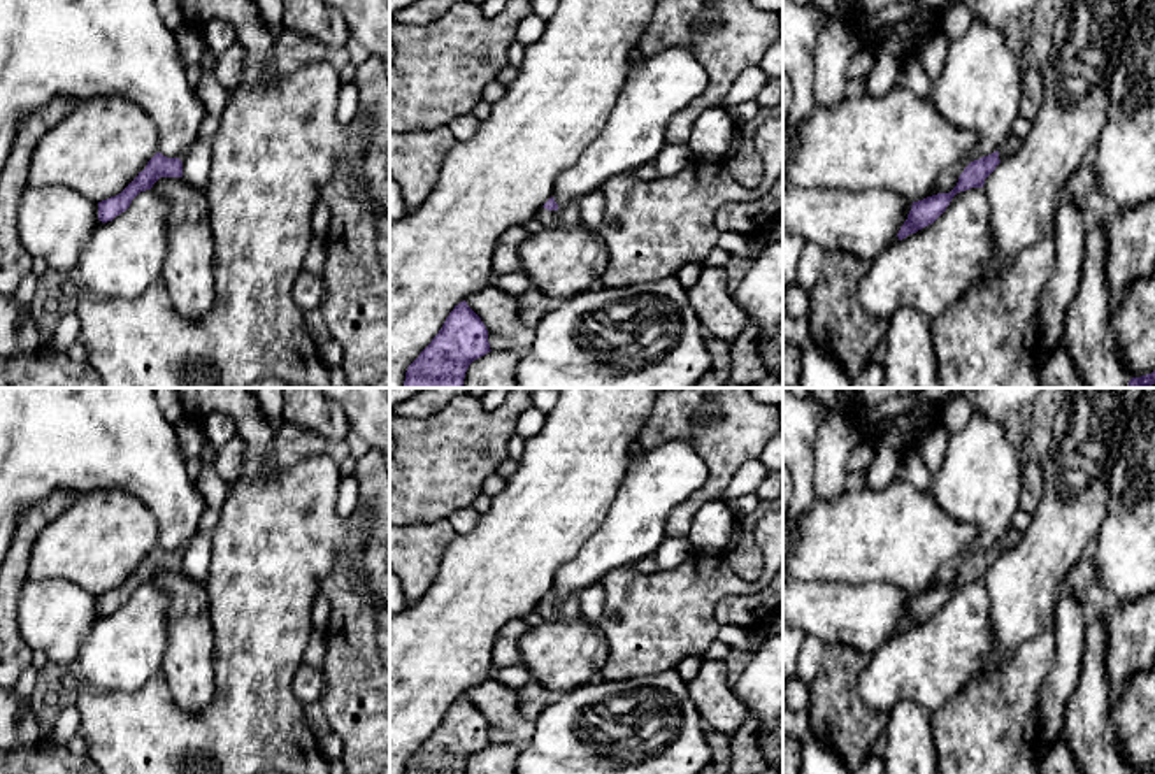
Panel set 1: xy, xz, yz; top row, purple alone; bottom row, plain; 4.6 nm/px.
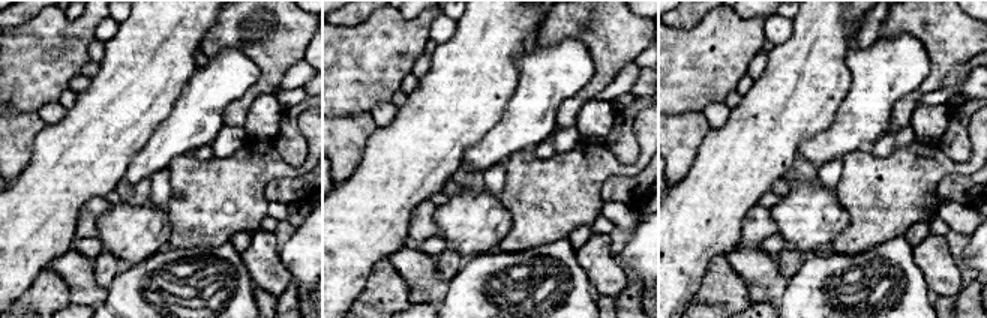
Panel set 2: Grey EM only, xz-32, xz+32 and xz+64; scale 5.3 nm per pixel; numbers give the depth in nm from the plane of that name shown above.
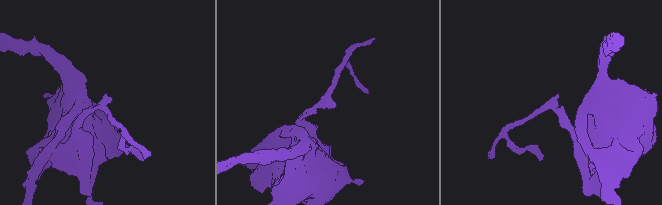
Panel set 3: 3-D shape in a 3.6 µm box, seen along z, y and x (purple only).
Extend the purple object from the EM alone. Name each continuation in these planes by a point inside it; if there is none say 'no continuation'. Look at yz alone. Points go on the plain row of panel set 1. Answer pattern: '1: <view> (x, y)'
1: yz (1011, 537)

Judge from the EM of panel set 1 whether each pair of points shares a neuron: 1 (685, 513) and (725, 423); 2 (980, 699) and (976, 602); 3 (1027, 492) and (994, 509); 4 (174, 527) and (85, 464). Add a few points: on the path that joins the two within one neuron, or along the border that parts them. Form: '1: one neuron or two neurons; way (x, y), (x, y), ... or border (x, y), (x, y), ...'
1: one neuron; way (708, 490), (720, 478), (725, 446)
2: two neurons; border (976, 676), (945, 704)
3: two neurons; border (1029, 455), (1024, 464), (1020, 502), (1017, 506)
4: one neuron; way (162, 502), (123, 464), (109, 464)

